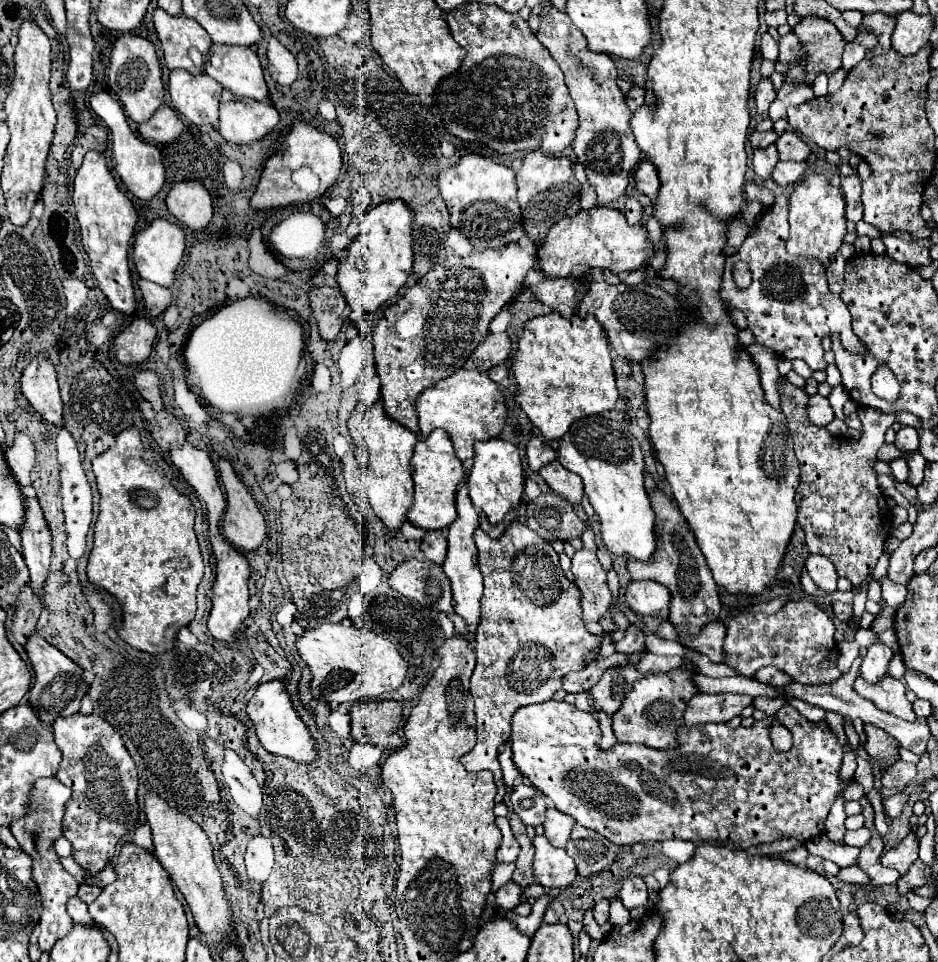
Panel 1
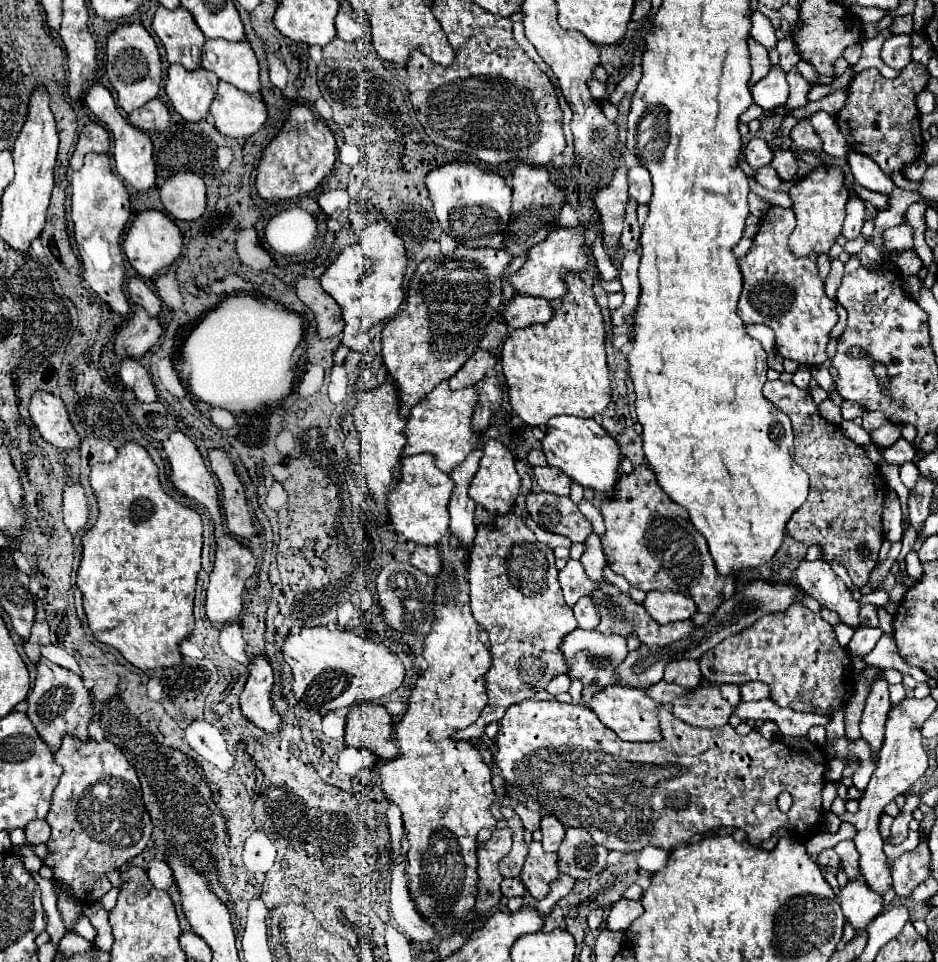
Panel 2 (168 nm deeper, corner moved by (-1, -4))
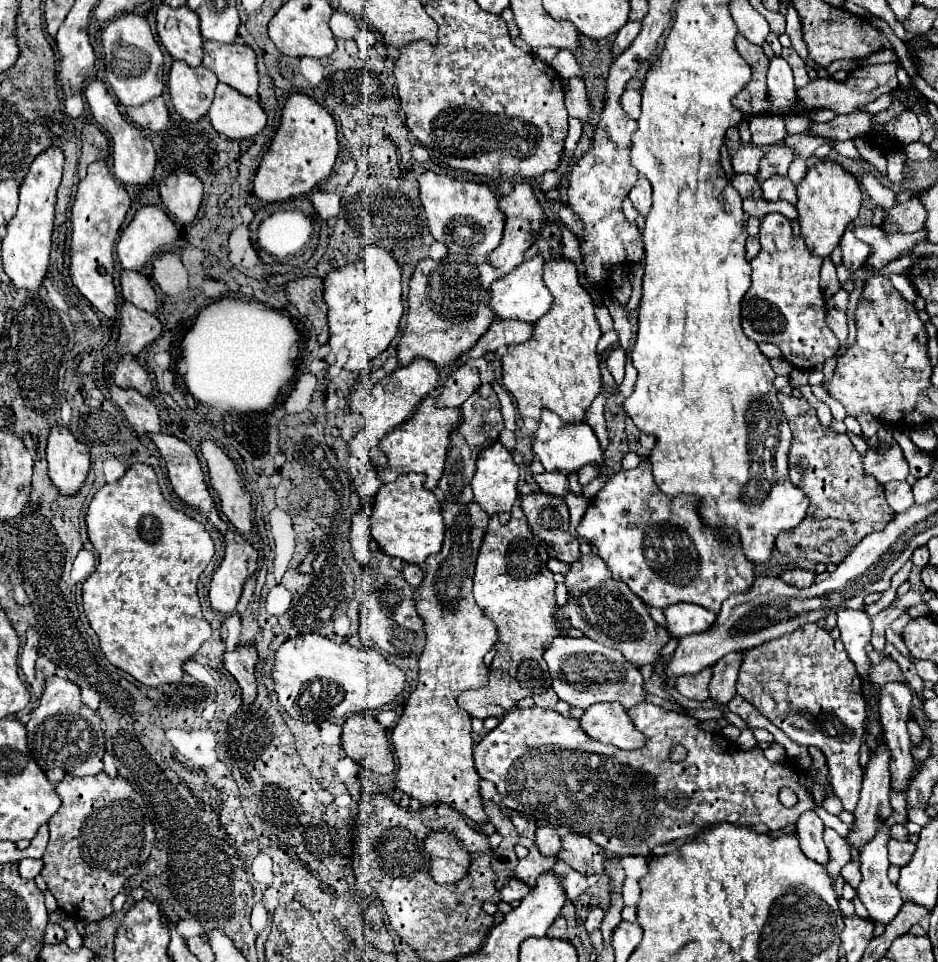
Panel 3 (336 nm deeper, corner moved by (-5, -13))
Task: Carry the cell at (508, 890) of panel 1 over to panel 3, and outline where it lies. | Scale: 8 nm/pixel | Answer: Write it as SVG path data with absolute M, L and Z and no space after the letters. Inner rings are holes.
M511 879L503 889L501 889L501 901L505 903L513 903L513 901L521 901L521 897L525 897L531 889L519 881L519 879Z

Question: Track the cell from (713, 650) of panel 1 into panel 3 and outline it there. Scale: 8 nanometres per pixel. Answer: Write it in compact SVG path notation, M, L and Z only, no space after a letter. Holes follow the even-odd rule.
M581 555L581 559L575 561L571 571L565 575L565 585L569 589L569 601L563 609L563 617L569 617L571 627L583 631L589 639L609 649L621 651L633 665L639 667L653 663L661 649L669 643L669 631L649 617L645 603L631 593L625 583L611 577L609 567L599 555Z

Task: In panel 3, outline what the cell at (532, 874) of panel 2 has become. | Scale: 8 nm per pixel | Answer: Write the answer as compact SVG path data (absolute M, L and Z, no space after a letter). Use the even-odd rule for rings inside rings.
M535 847L529 849L529 855L525 859L519 859L519 865L515 869L515 877L525 881L531 889L535 887L535 879L543 873L553 871L553 865L557 863L557 857L545 857Z

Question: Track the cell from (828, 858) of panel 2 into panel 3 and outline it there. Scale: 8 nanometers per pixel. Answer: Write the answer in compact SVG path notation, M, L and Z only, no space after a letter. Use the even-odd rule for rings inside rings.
M805 811L797 821L797 837L801 849L809 859L817 861L819 865L827 865L829 861L829 851L823 841L823 829L825 825L815 811Z

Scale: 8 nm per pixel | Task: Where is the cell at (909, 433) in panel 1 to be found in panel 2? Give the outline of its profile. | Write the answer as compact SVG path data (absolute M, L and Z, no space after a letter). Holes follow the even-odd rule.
M899 438L893 446L885 448L883 450L883 458L889 462L889 464L905 464L905 462L913 462L915 460L915 448L913 444L909 444L905 438Z

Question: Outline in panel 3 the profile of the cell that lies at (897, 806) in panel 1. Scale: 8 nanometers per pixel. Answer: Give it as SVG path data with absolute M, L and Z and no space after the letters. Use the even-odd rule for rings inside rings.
M895 839L889 841L889 861L893 865L899 865L899 867L907 865L913 853L915 853L915 845L911 841L895 841Z

